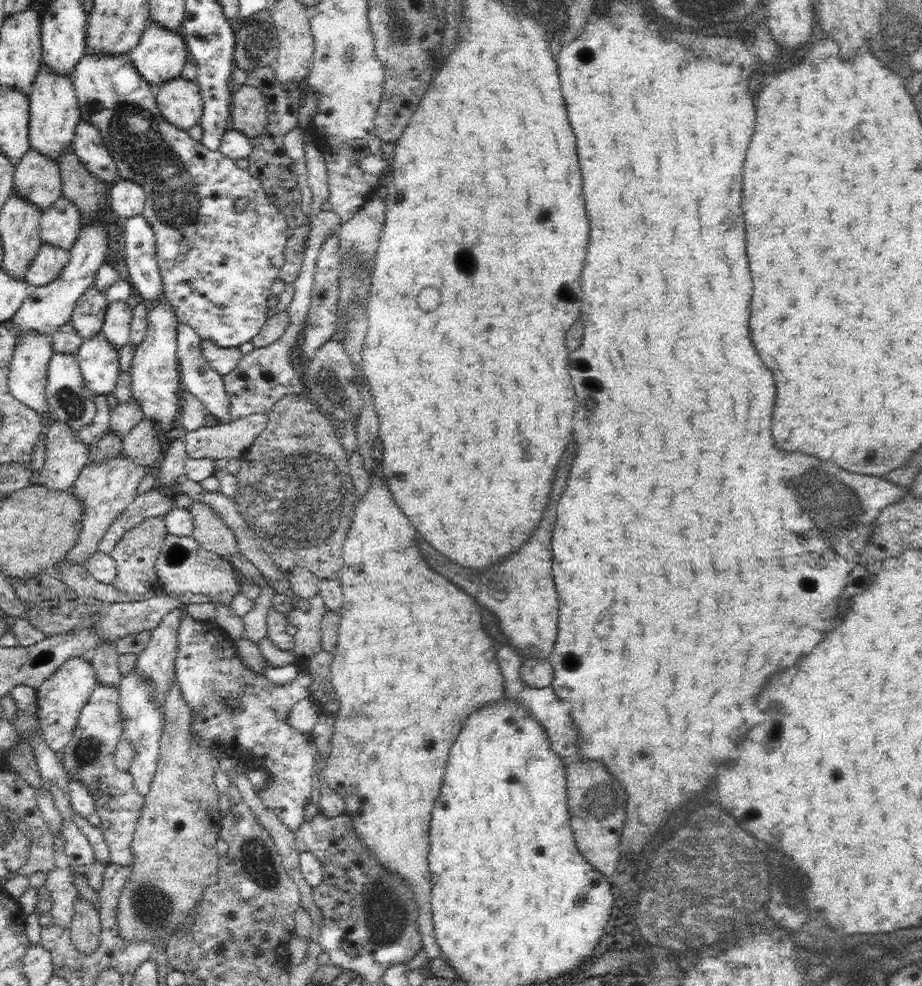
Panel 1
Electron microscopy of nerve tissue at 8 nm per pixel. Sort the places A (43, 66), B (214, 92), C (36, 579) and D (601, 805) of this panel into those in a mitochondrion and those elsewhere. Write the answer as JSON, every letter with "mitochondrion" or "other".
{"A":"other","B":"other","C":"other","D":"mitochondrion"}

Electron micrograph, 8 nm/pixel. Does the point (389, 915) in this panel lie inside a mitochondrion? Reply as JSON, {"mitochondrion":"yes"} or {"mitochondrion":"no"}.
{"mitochondrion":"yes"}

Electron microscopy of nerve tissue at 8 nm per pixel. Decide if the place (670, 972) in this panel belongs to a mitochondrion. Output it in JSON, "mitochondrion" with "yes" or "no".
{"mitochondrion":"yes"}

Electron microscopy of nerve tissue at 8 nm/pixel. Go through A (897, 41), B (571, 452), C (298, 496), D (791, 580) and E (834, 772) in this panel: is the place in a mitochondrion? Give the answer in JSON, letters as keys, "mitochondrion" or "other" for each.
{"A":"mitochondrion","B":"other","C":"mitochondrion","D":"other","E":"mitochondrion"}

